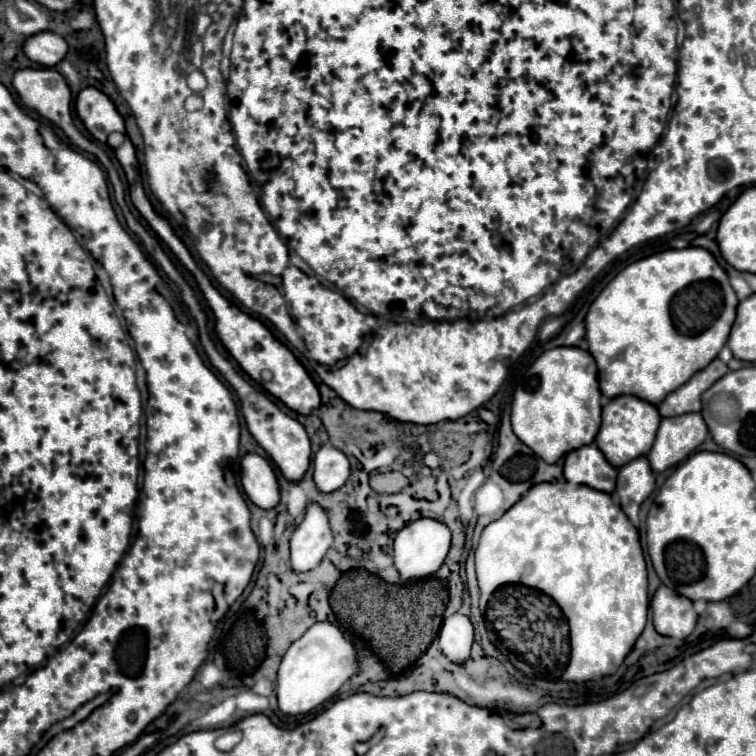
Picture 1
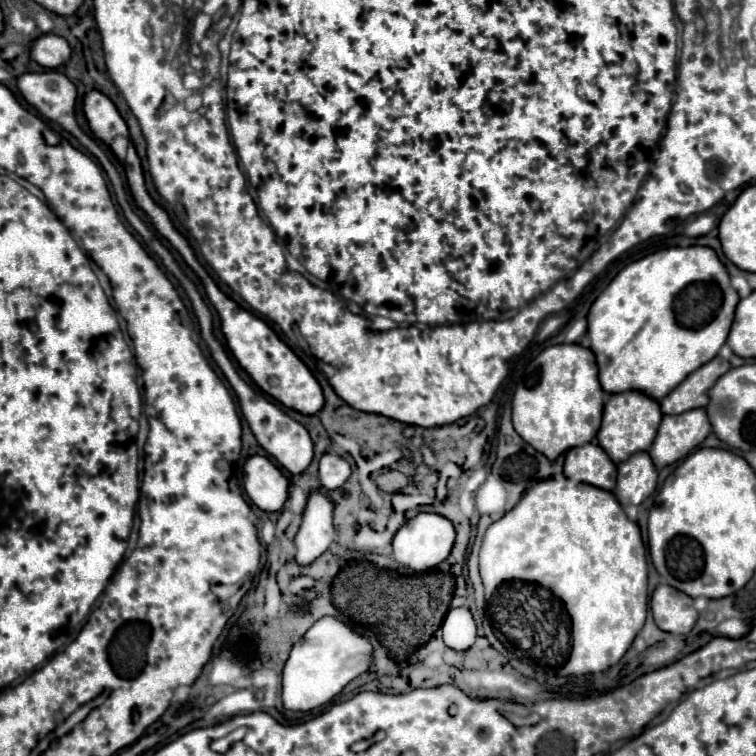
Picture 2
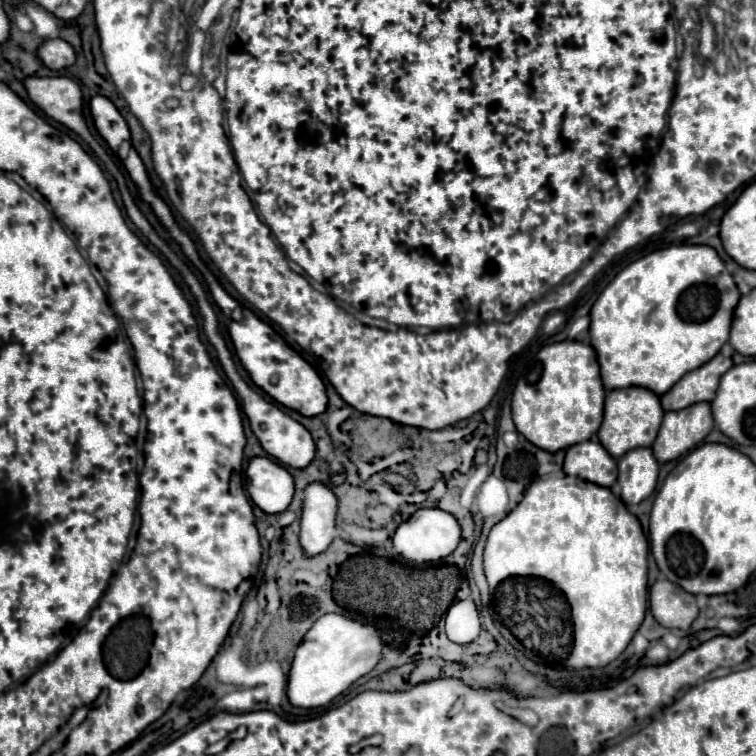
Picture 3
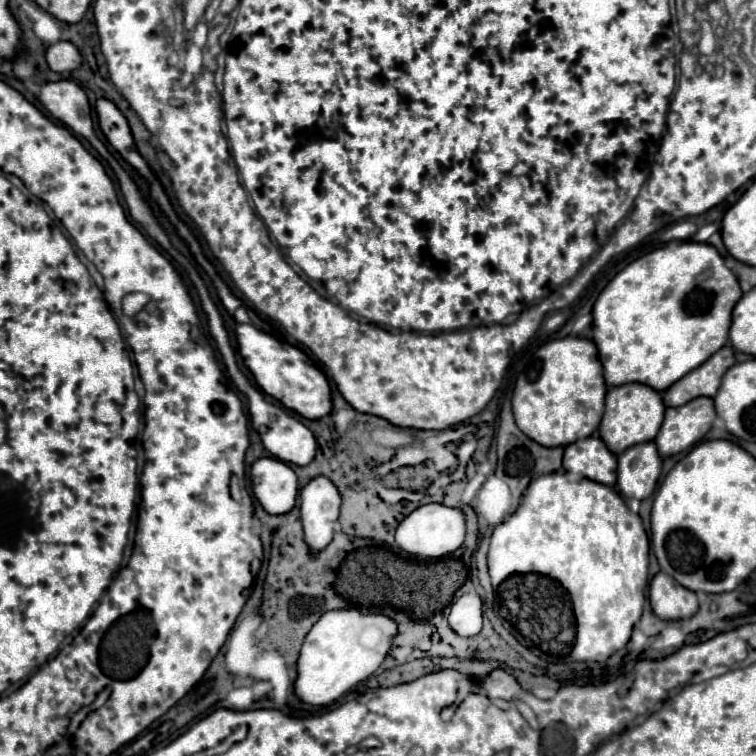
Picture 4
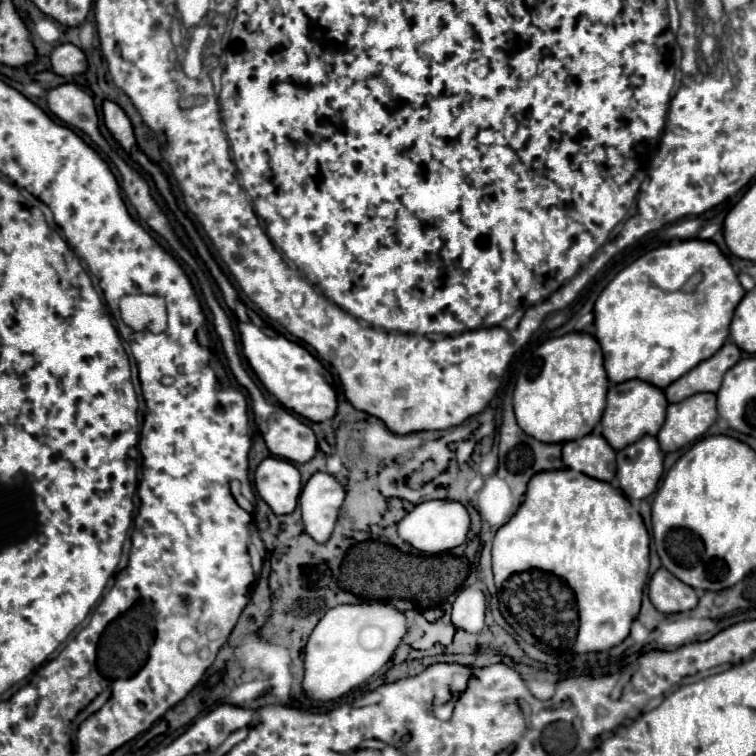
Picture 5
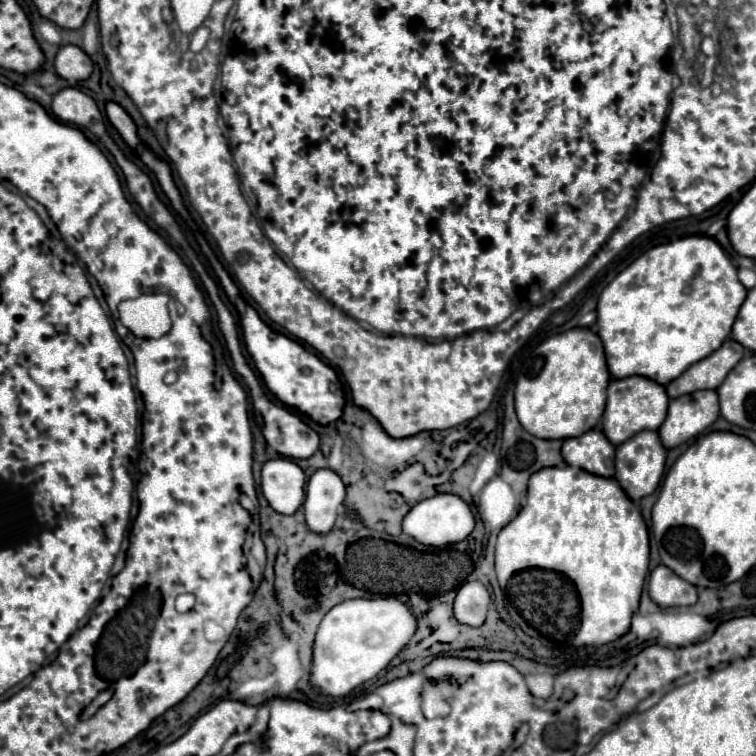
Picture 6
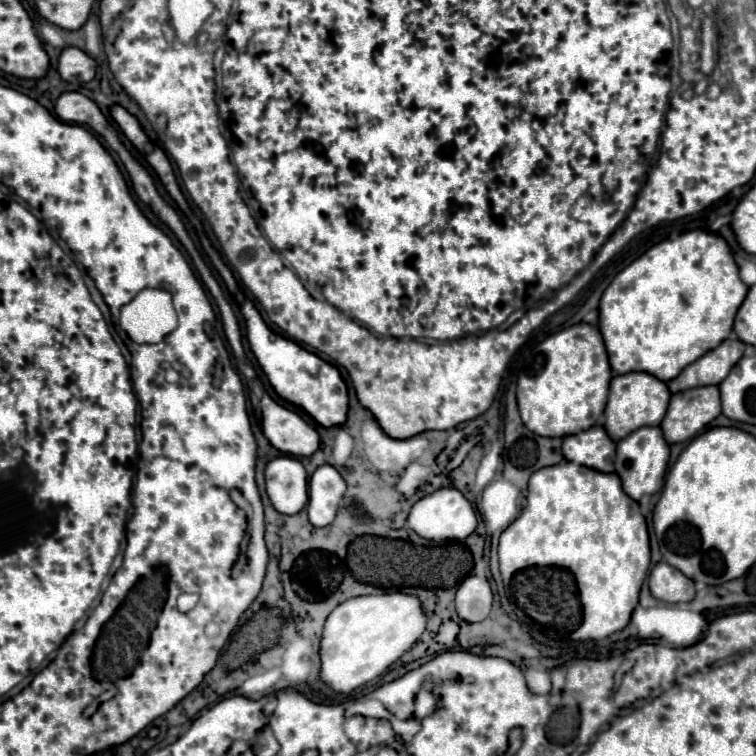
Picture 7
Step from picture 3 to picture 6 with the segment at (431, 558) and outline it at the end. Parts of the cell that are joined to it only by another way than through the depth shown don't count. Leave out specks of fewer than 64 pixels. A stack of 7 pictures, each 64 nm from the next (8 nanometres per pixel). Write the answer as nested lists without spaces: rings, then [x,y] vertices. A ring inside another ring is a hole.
[[[438,494],[438,496],[426,498],[418,502],[402,520],[404,534],[408,534],[410,538],[414,538],[424,546],[434,546],[434,548],[462,542],[472,532],[472,528],[474,528],[474,516],[468,504],[454,494]]]

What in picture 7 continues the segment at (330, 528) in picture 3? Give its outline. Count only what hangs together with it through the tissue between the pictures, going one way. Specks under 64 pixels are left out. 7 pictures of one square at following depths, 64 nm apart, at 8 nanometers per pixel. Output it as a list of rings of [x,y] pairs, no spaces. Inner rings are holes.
[[[324,464],[316,468],[314,486],[312,478],[308,484],[308,520],[316,528],[330,526],[336,518],[344,492],[346,492],[346,482],[342,480],[342,476],[334,466]]]

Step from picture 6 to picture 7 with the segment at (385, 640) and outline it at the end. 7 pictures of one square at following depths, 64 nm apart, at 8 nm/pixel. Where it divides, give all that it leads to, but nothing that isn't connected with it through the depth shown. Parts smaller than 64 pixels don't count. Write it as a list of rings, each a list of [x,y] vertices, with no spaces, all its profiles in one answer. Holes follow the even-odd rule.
[[[402,592],[358,596],[338,604],[330,612],[322,630],[320,680],[338,694],[348,694],[354,688],[374,680],[414,646],[426,630],[426,620],[428,618],[422,612],[420,600]]]

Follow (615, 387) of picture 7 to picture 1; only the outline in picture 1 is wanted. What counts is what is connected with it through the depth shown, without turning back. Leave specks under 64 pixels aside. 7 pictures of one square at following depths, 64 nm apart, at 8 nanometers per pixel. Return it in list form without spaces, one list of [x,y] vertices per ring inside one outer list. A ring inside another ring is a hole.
[[[618,396],[604,404],[602,408],[602,426],[596,436],[596,446],[600,452],[604,452],[606,460],[620,468],[620,464],[628,464],[628,460],[634,460],[636,456],[646,456],[652,448],[652,442],[656,438],[656,430],[660,426],[660,414],[656,406],[636,398],[636,396]]]

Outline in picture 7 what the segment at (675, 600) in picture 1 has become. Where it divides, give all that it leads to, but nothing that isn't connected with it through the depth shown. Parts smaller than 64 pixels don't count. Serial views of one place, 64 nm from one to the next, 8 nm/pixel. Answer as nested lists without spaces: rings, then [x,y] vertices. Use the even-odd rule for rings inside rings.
[[[658,562],[652,568],[648,586],[650,586],[652,596],[666,604],[690,602],[690,600],[694,600],[694,594],[696,594],[694,582],[688,580],[680,570],[672,568],[670,564],[664,564],[664,562]]]

